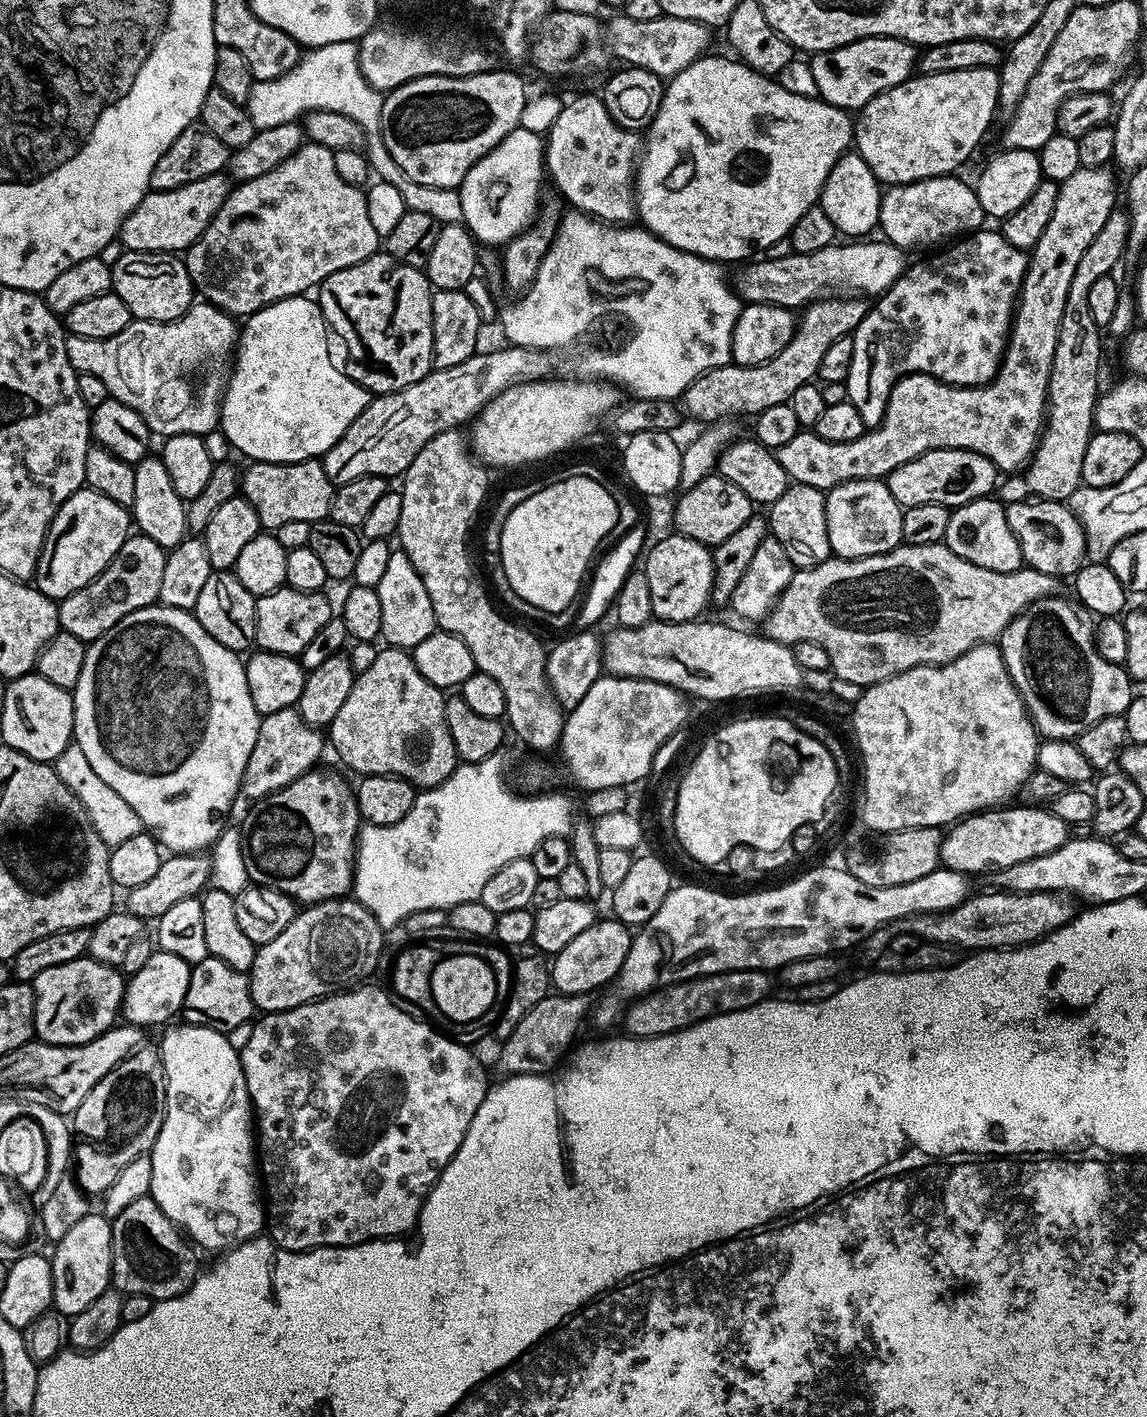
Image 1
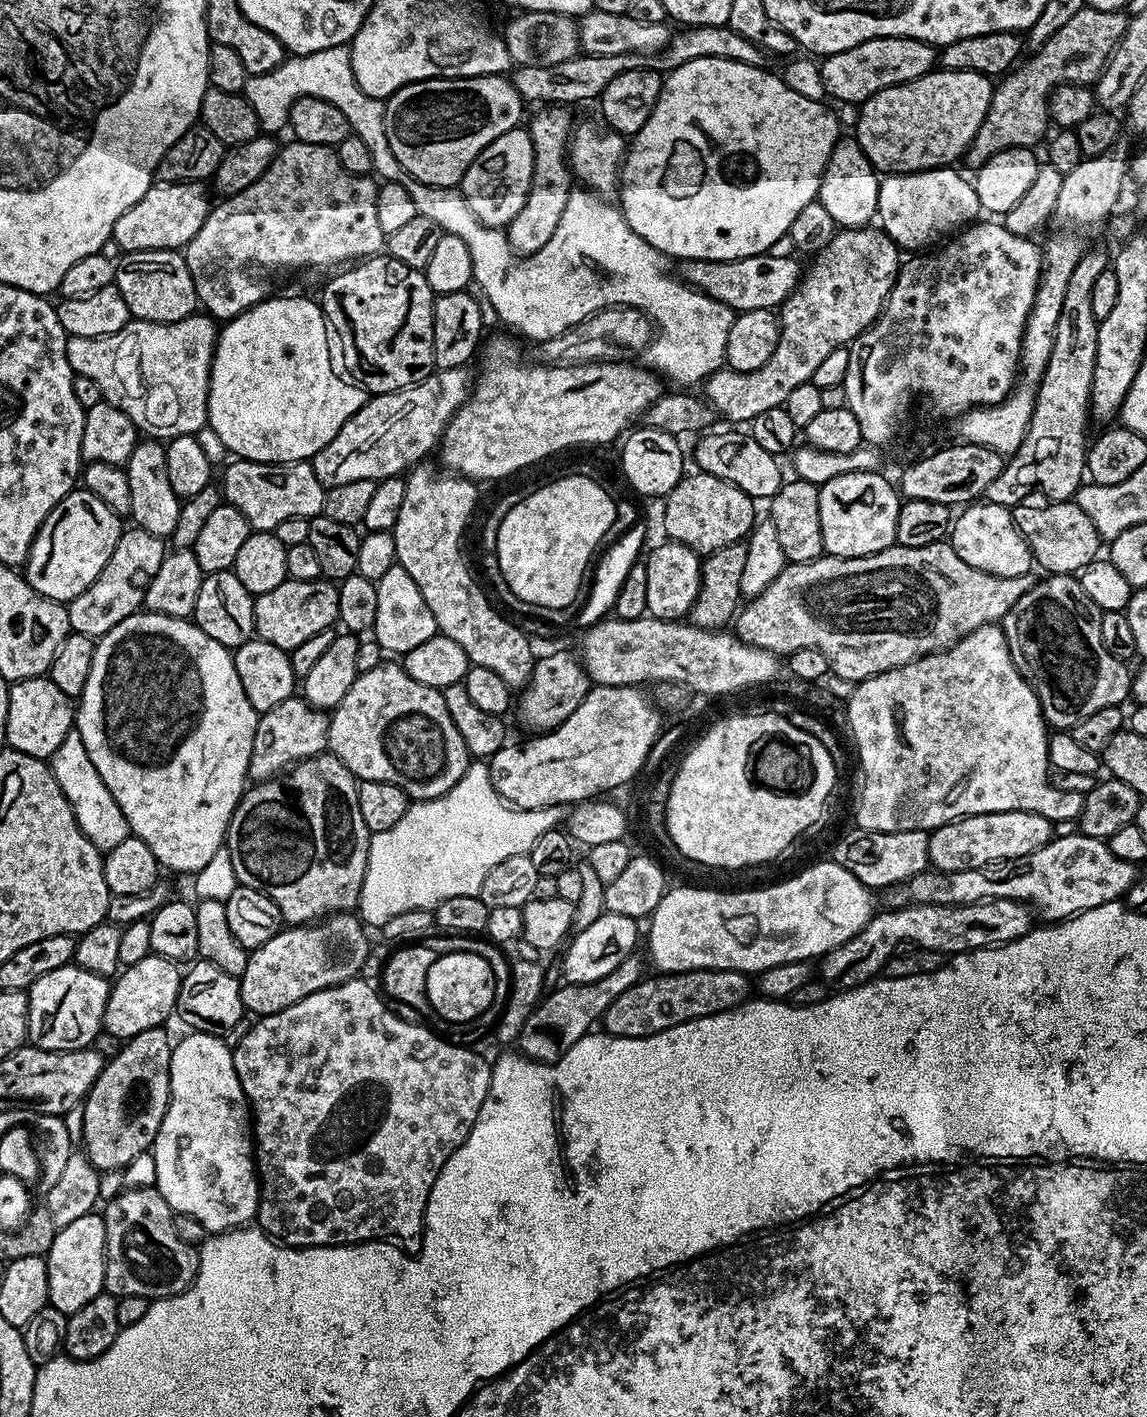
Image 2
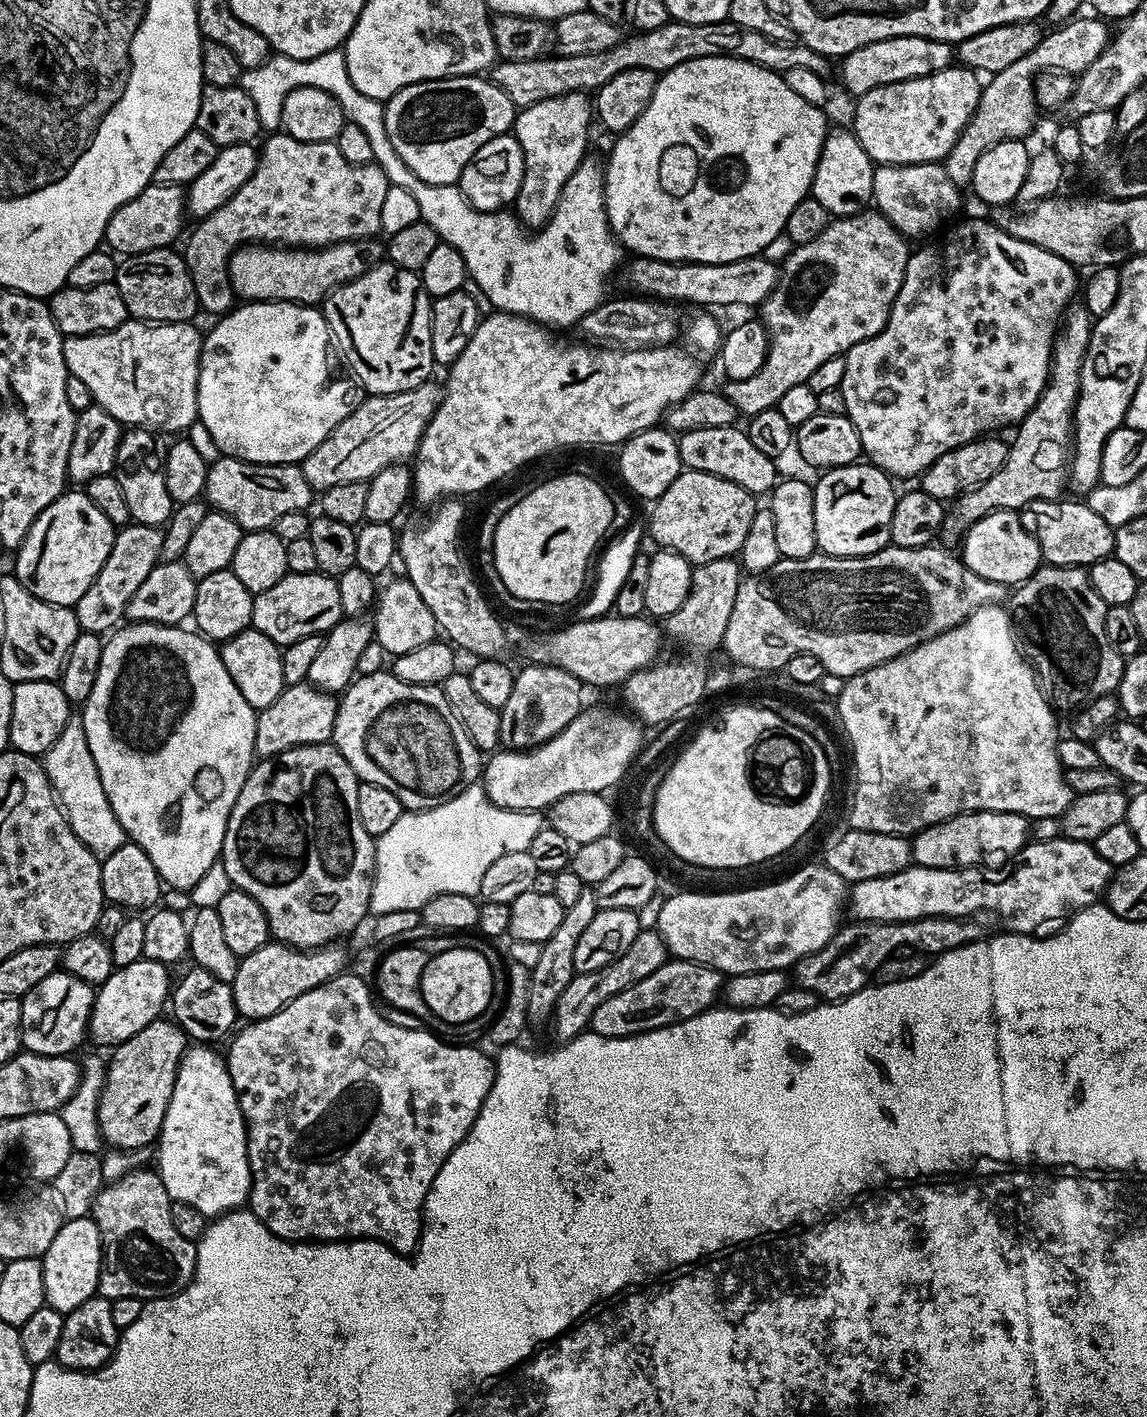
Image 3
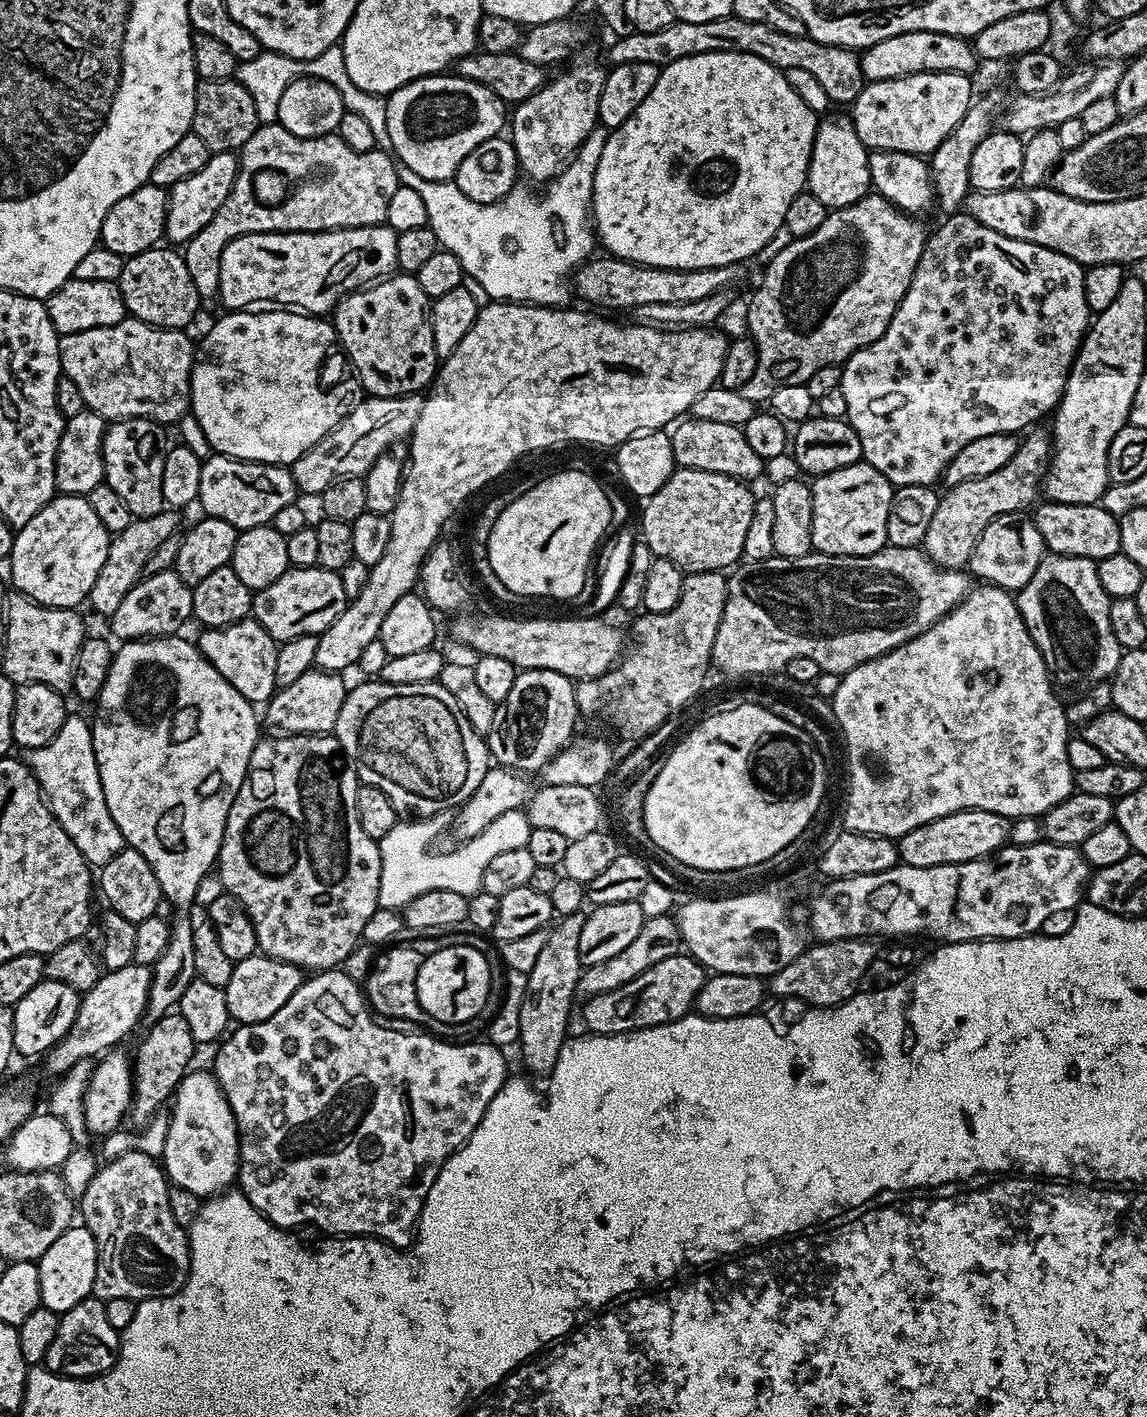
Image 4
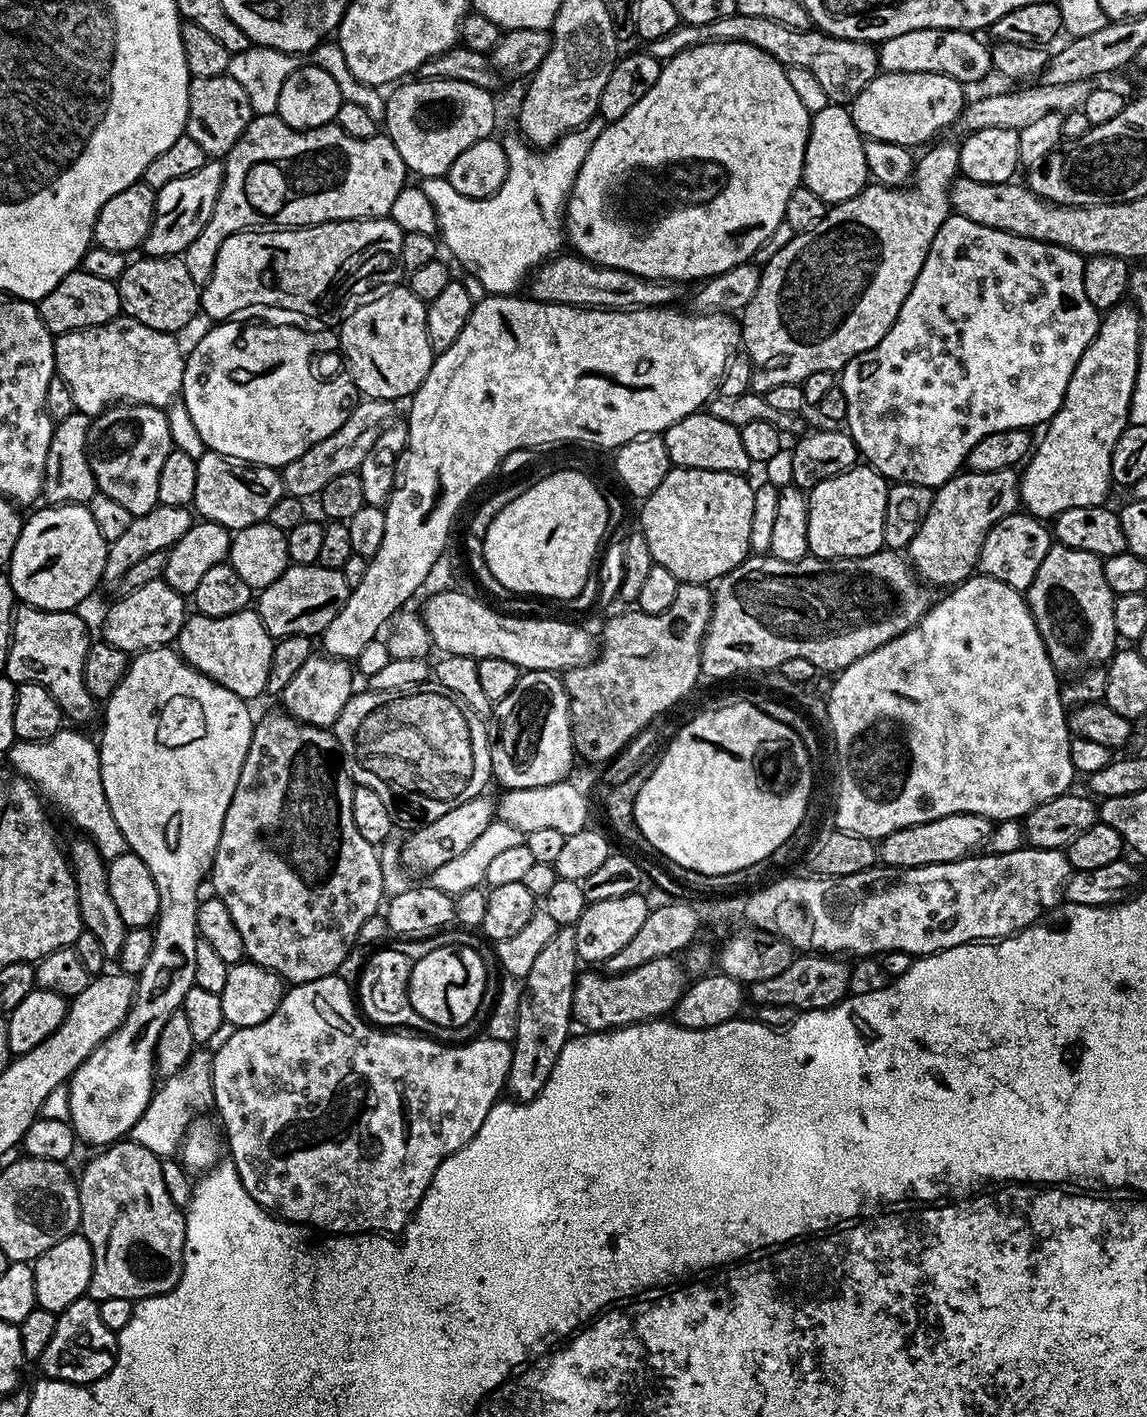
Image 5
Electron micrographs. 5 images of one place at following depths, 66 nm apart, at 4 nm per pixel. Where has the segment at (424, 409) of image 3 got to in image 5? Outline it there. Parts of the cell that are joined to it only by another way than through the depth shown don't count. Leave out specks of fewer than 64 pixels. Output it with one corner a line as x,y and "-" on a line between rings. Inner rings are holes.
361,399
353,407
346,422
342,422
342,426
338,426
338,430
334,430
330,438
322,438
322,442
310,446
306,454
298,454
294,462
284,465
282,475
285,493
301,498
316,498
319,497
322,486
326,486
326,482
333,478
338,478
338,474
357,471
366,454
370,454
374,442
378,442
385,428
393,423
392,408
394,404
391,400

